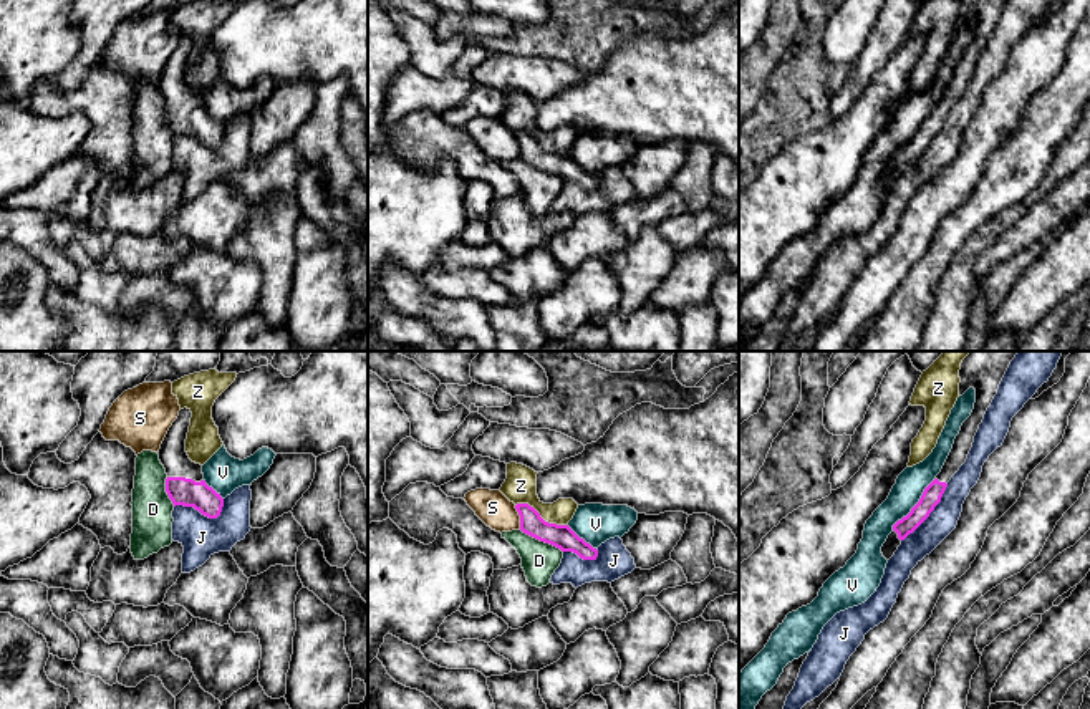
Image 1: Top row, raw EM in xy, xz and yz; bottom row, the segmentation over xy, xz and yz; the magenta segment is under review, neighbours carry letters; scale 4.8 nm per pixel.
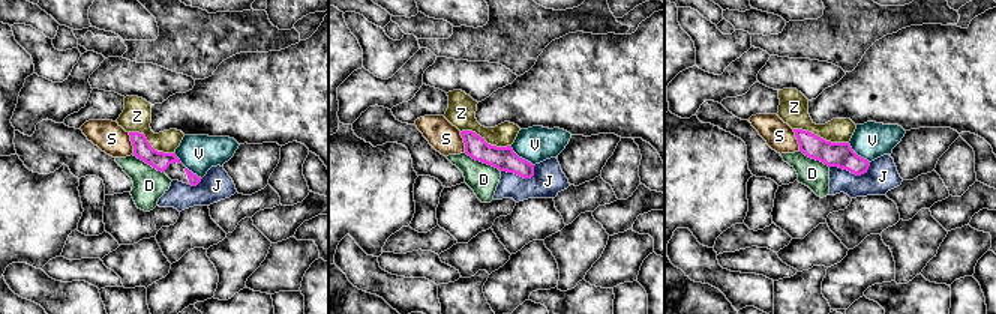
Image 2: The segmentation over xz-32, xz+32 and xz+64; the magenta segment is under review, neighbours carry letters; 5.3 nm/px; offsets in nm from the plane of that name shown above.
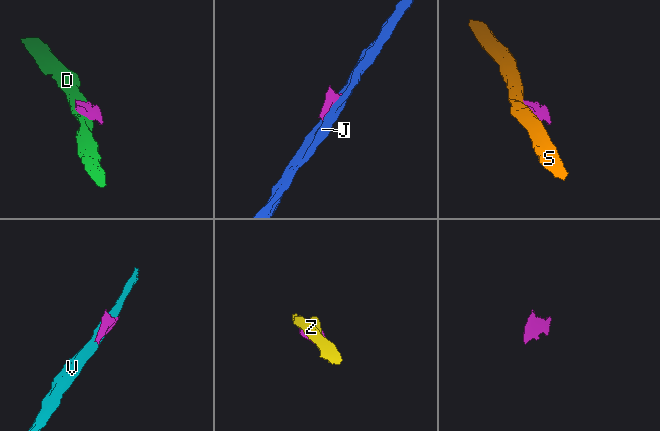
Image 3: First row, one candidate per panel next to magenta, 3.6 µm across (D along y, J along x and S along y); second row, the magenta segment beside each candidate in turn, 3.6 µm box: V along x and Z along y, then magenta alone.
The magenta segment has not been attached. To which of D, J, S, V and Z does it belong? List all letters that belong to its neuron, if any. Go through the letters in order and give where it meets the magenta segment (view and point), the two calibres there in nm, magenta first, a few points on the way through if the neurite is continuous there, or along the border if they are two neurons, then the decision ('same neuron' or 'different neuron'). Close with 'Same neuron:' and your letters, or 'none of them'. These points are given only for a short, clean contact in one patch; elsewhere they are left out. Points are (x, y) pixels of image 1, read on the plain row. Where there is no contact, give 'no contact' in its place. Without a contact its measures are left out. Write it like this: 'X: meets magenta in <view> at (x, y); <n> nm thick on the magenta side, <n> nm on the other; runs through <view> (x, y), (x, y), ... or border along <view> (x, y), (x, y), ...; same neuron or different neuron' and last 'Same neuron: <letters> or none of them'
D: meets magenta in xz at (542, 169); 120 nm thick on the magenta side, 180 nm on the other; different neuron
J: meets magenta in xy at (204, 143); 140 nm thick on the magenta side, 200 nm on the other; different neuron
S: meets magenta in xz at (520, 146); 120 nm thick on the magenta side, 170 nm on the other; different neuron
V: meets magenta in yz at (916, 133); 90 nm thick on the magenta side, 140 nm on the other; border along yz (935, 106), (920, 130), (892, 158); different neuron
Z: meets magenta in xz at (540, 146); 120 nm thick on the magenta side, 160 nm on the other; different neuron
Same neuron: none of them

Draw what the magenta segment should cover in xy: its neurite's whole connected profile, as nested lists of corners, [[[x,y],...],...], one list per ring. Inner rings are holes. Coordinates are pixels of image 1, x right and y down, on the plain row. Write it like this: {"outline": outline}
{"outline": [[[191,38],[179,40],[157,81],[167,103],[166,121],[174,136],[194,136],[202,144],[217,147],[222,141],[224,128],[205,113],[202,94],[192,91],[186,81],[191,46]]]}

